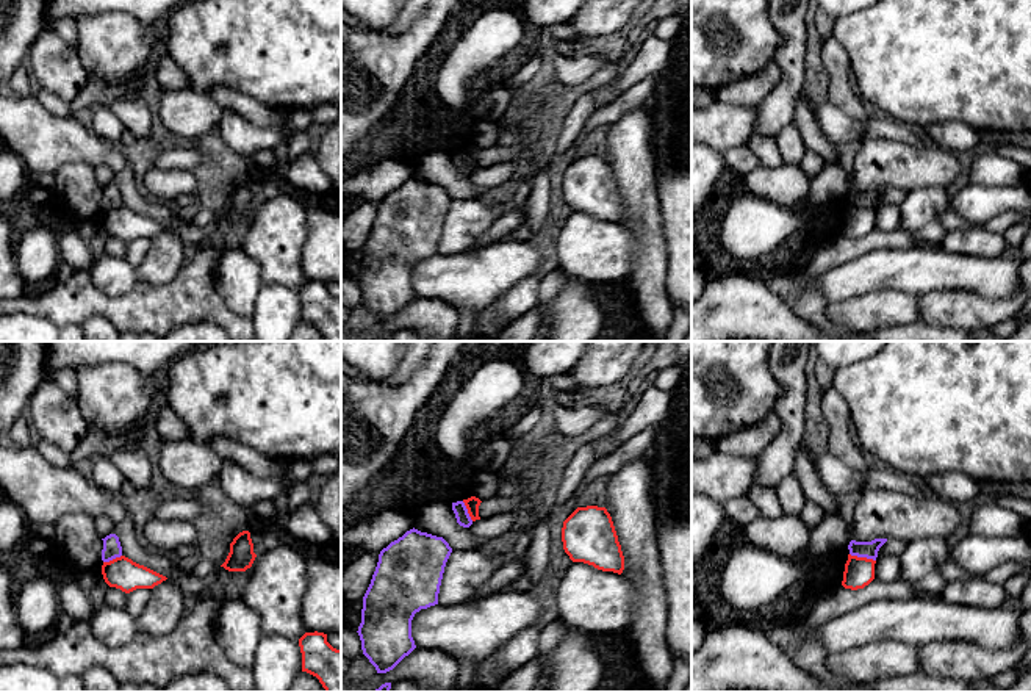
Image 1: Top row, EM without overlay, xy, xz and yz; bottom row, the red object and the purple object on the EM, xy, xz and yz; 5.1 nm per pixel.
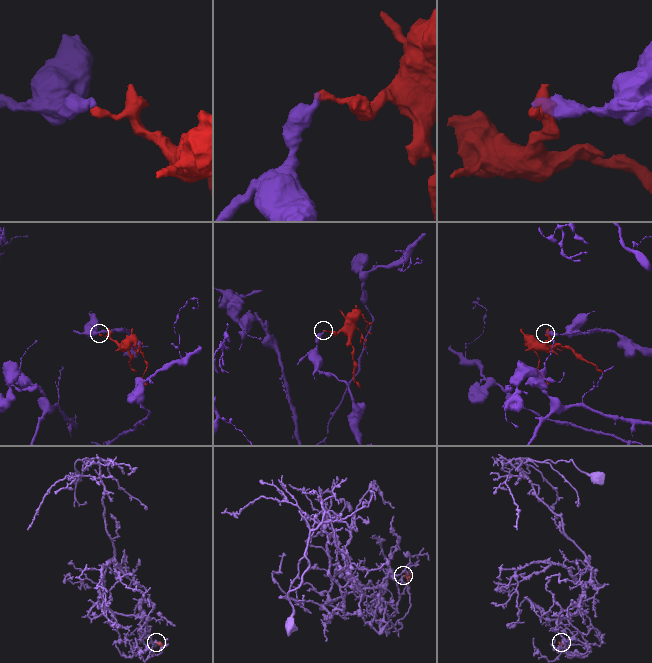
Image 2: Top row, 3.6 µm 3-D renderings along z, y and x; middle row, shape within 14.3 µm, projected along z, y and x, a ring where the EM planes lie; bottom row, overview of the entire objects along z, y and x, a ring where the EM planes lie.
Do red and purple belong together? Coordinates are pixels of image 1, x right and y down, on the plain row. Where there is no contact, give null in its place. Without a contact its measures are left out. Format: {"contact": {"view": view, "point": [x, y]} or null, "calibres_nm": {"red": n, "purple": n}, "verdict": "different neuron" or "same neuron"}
{"contact": {"view": "yz", "point": [862, 207]}, "calibres_nm": {"red": 160, "purple": 90}, "verdict": "different neuron"}

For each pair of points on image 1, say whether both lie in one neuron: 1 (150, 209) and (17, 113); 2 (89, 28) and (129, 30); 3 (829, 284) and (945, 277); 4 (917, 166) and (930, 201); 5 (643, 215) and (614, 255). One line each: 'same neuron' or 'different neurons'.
1: same neuron
2: same neuron
3: same neuron
4: different neurons
5: different neurons

